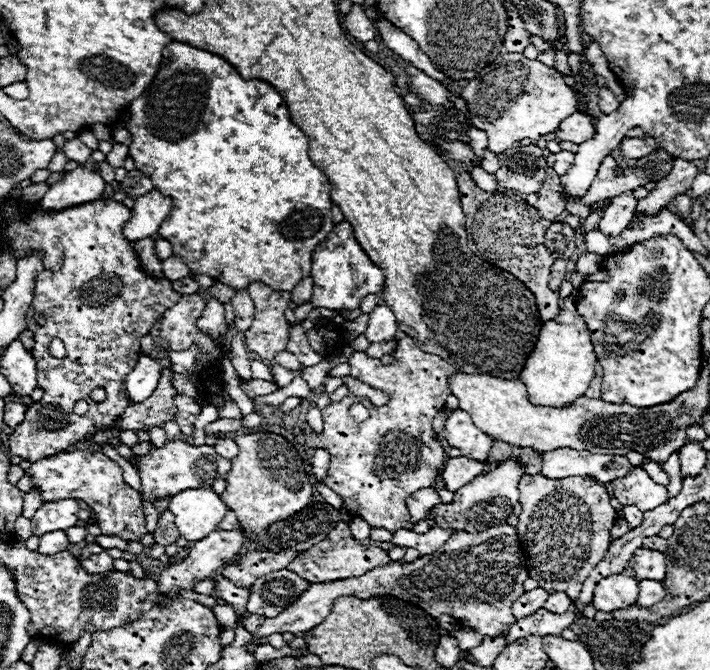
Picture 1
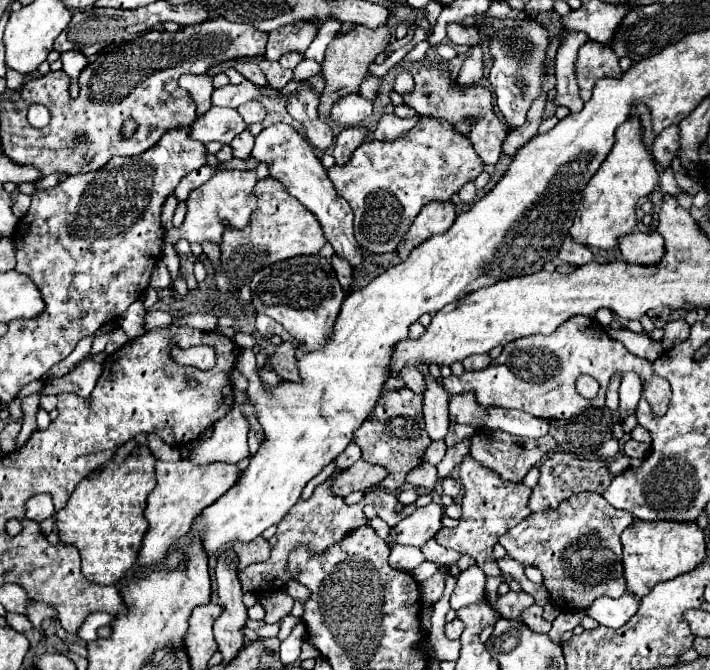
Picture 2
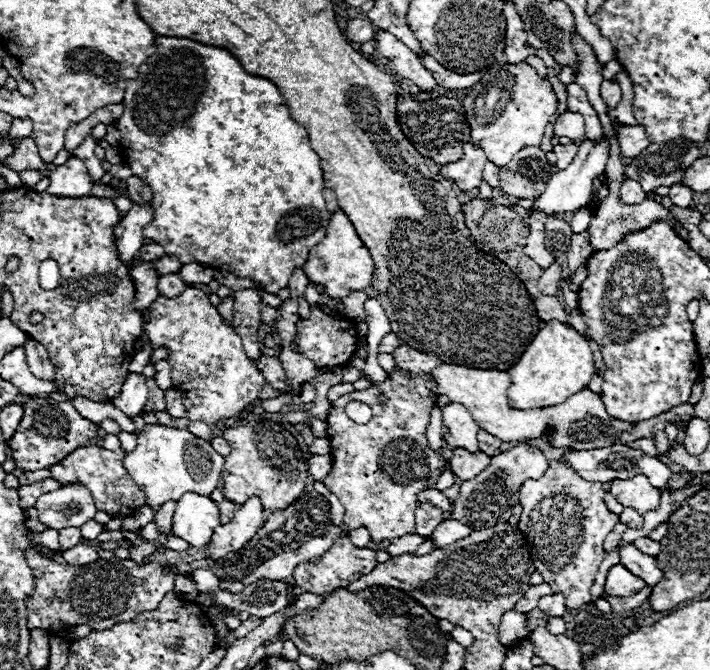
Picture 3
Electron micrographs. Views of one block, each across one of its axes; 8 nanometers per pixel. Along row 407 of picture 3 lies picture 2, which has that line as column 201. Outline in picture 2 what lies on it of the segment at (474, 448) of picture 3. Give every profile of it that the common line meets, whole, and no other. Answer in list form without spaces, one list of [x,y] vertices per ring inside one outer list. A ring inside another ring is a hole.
[[[232,408],[224,418],[214,424],[214,432],[208,440],[200,442],[194,452],[192,460],[196,464],[210,464],[216,460],[222,462],[240,462],[248,454],[248,418],[240,412],[240,408]]]

